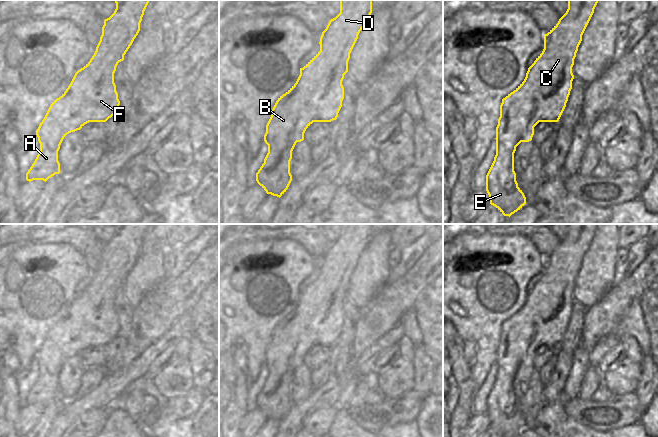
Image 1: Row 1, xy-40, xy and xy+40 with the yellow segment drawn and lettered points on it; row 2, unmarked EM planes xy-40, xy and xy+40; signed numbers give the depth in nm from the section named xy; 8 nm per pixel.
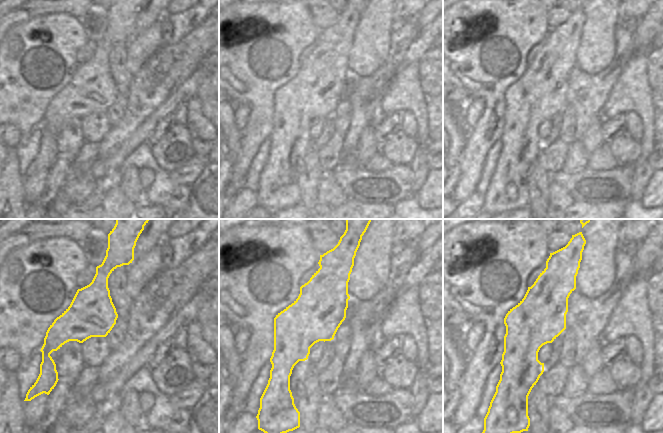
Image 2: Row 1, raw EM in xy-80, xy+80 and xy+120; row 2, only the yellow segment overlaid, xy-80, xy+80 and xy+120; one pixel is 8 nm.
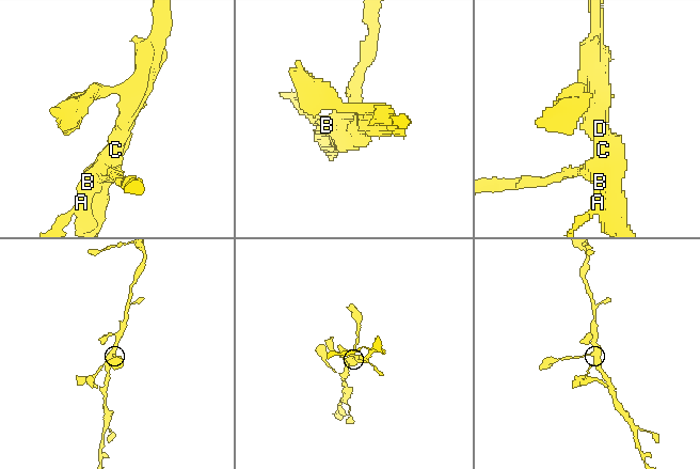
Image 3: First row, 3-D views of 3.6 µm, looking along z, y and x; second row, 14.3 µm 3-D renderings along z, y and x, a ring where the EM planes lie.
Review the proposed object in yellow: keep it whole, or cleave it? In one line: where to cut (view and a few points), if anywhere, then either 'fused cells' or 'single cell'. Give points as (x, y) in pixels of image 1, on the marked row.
cut none; single cell

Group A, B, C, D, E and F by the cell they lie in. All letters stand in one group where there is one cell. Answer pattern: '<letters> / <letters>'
A B C D E F

